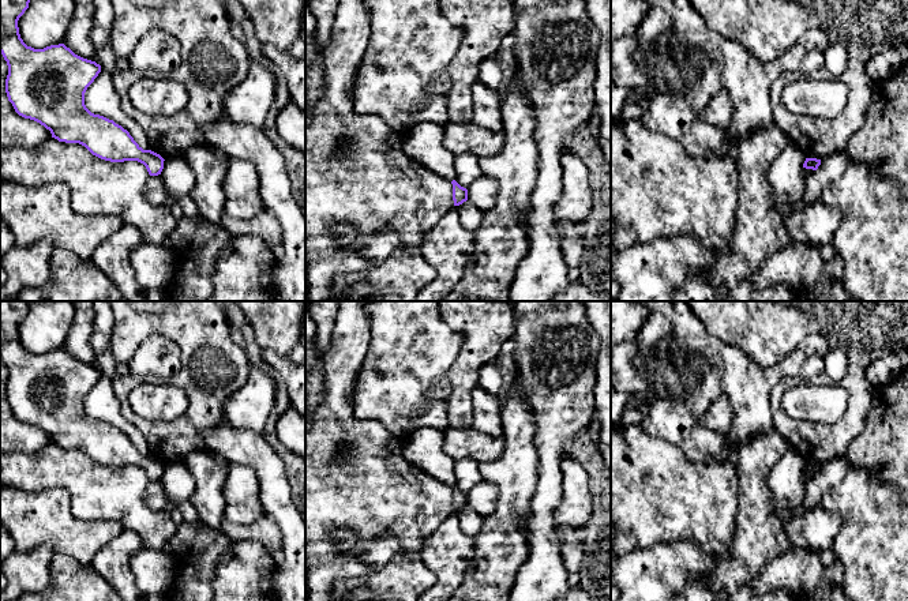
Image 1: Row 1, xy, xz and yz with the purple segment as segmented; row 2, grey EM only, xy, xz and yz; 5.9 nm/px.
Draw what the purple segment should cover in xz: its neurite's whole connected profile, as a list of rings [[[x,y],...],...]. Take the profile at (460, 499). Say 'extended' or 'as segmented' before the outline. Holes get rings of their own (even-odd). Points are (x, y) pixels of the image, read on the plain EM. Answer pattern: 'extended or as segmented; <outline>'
as segmented; [[[453,485],[451,489],[454,511],[459,511],[468,506],[468,495],[461,492],[455,485]]]

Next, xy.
as segmented; [[[0,301],[0,358],[8,371],[5,398],[15,417],[44,431],[59,447],[79,448],[110,467],[138,466],[150,481],[161,480],[165,465],[160,459],[143,455],[121,431],[86,413],[85,398],[101,377],[100,369],[75,360],[64,349],[34,354],[23,348],[18,326],[29,308],[27,301]]]

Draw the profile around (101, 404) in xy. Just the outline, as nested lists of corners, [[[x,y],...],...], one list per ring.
[[[101,372],[101,377],[85,398],[85,410],[94,418],[113,425],[130,437],[143,455],[150,455],[143,433],[120,412],[120,401],[112,387],[112,379]]]

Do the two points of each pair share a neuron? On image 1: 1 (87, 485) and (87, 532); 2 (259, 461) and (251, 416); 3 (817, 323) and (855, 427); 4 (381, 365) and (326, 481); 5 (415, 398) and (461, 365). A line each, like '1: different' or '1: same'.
1: different
2: different
3: same
4: different
5: different

